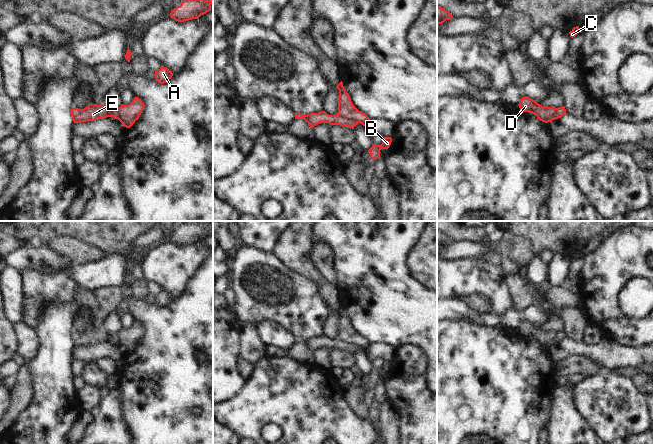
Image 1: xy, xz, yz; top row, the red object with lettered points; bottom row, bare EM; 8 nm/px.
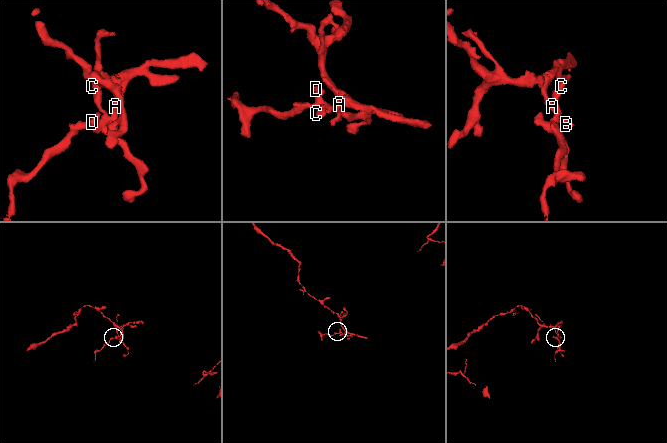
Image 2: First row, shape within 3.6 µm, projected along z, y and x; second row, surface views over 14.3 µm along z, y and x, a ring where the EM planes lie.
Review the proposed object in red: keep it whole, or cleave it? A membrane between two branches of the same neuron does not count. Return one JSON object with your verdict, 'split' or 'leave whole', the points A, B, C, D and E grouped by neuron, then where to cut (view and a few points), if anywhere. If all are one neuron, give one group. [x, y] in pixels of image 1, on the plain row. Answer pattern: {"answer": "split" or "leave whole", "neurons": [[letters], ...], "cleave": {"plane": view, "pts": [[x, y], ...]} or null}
{"answer": "split", "neurons": [["A", "B", "C", "D"], ["E"]], "cleave": {"plane": "xz", "pts": [[337, 337], [359, 346]]}}

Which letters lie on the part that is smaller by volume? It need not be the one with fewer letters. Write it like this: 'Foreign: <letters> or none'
Foreign: E.

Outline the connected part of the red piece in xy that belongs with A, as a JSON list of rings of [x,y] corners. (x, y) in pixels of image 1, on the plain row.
[[[161,290],[157,295],[155,295],[154,300],[158,307],[164,308],[172,302],[173,297],[168,292]]]

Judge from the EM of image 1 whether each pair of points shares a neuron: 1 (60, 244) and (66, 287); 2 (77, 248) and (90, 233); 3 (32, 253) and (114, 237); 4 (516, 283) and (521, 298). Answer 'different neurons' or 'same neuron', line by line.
1: different neurons
2: different neurons
3: different neurons
4: same neuron

